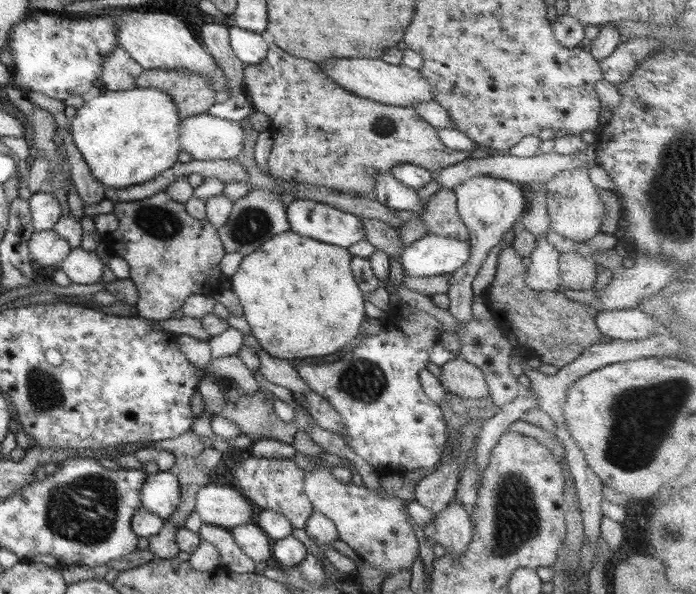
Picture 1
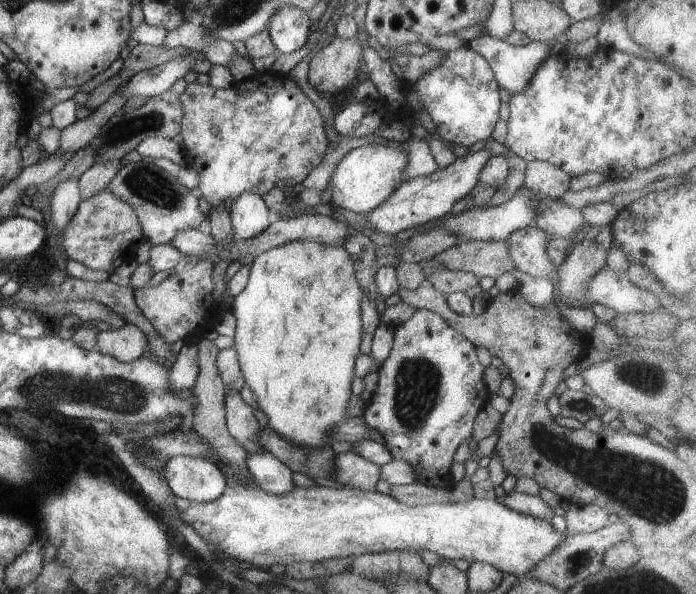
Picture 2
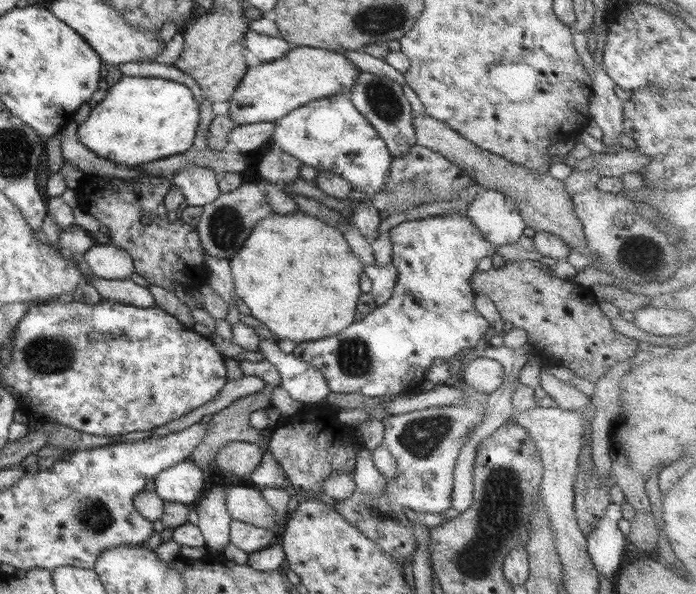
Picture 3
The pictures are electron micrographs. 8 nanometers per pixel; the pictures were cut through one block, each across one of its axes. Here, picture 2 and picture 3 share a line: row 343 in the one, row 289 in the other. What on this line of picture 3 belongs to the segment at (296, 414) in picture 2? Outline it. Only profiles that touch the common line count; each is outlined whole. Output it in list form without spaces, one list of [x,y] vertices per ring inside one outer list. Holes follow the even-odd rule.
[[[306,212],[274,213],[260,220],[241,250],[230,259],[235,294],[250,308],[251,315],[276,336],[277,341],[310,342],[338,334],[356,322],[363,264],[352,252],[344,235]]]

